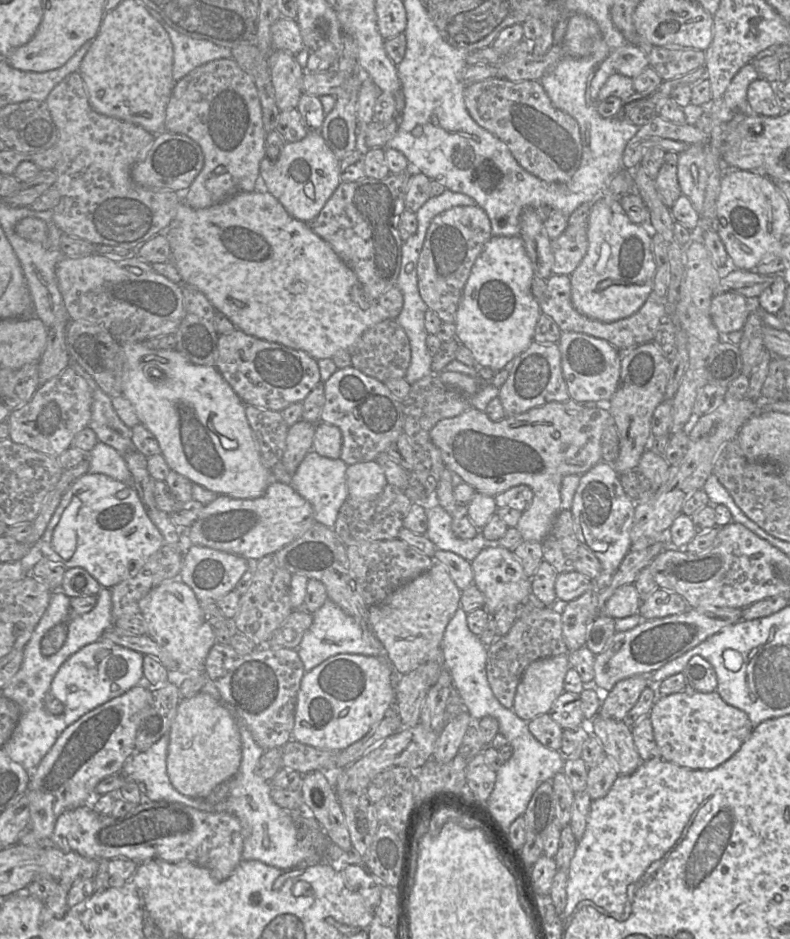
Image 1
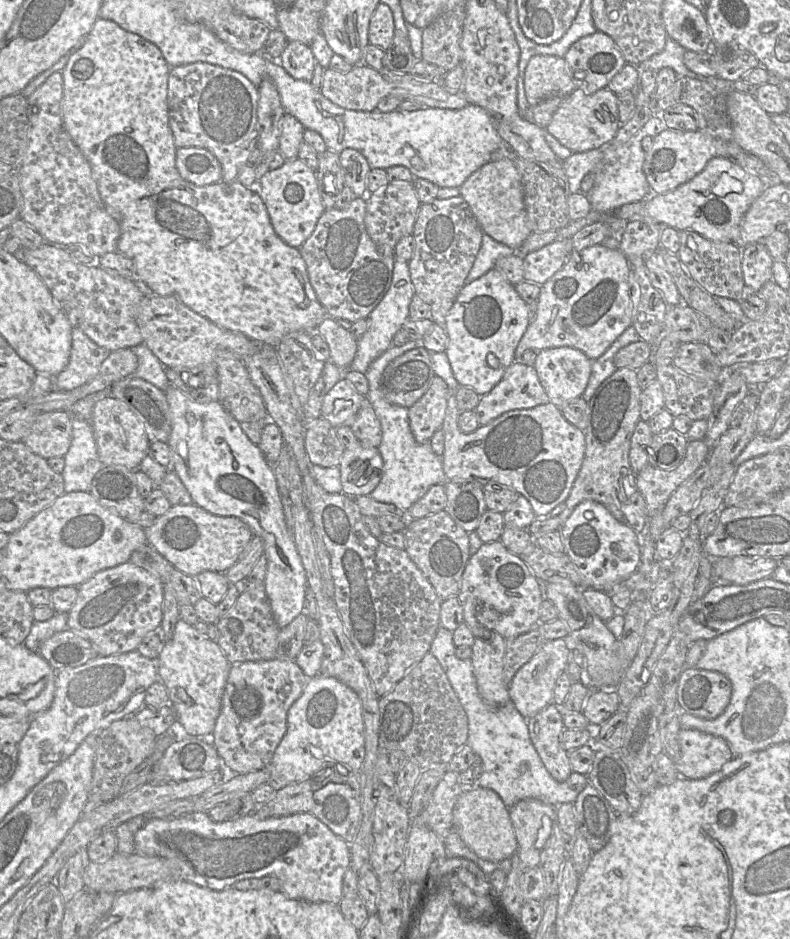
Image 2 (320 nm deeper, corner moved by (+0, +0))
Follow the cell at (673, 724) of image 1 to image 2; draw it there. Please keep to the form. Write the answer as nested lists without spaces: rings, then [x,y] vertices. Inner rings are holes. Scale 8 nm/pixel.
[[[681,728],[678,740],[679,759],[675,765],[685,779],[705,779],[736,759],[728,742],[720,736]]]

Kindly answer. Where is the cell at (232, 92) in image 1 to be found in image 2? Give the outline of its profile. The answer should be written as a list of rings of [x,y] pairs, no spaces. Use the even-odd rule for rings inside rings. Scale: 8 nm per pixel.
[[[206,62],[171,67],[167,88],[169,126],[177,147],[207,149],[220,162],[222,180],[237,180],[258,138],[256,87],[242,73]]]

